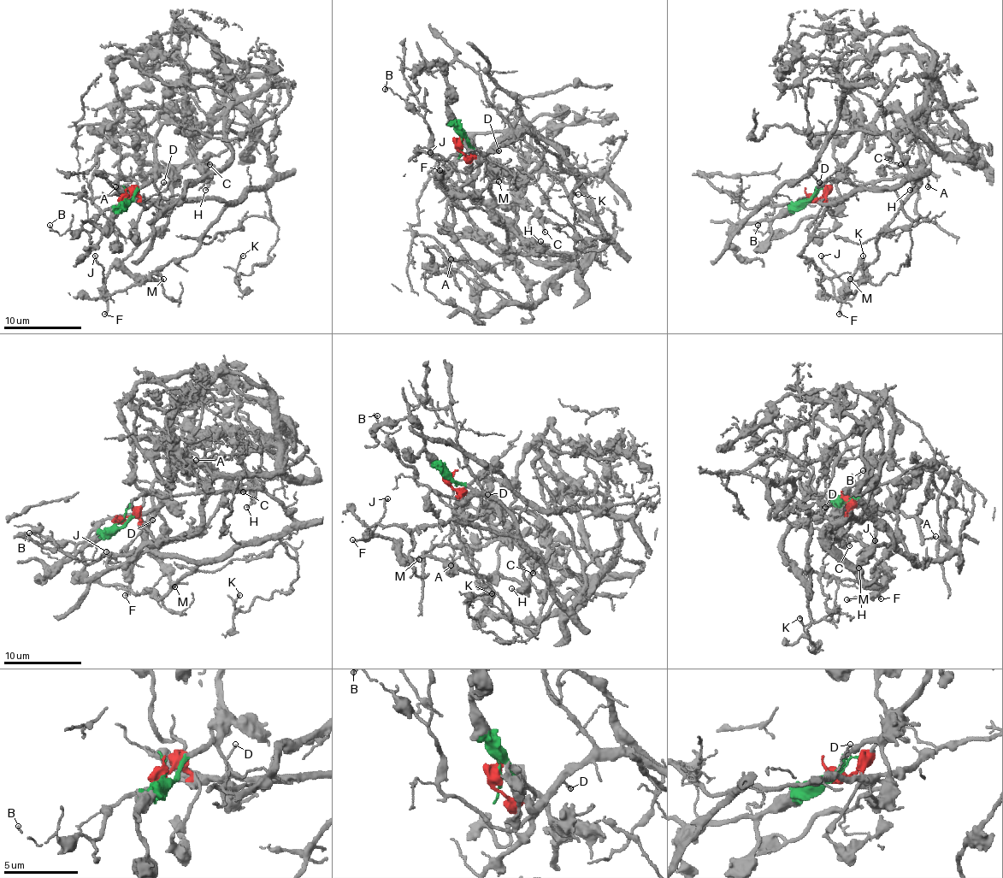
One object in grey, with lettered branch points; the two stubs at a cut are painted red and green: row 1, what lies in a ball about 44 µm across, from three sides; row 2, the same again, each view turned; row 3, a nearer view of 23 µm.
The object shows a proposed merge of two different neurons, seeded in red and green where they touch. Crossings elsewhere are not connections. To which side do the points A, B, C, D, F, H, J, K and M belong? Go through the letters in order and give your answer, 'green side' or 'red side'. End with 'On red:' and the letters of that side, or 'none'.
A: red side
B: red side
C: green side
D: red side
F: green side
H: green side
J: green side
K: red side
M: green side
On red: A, B, D, K

